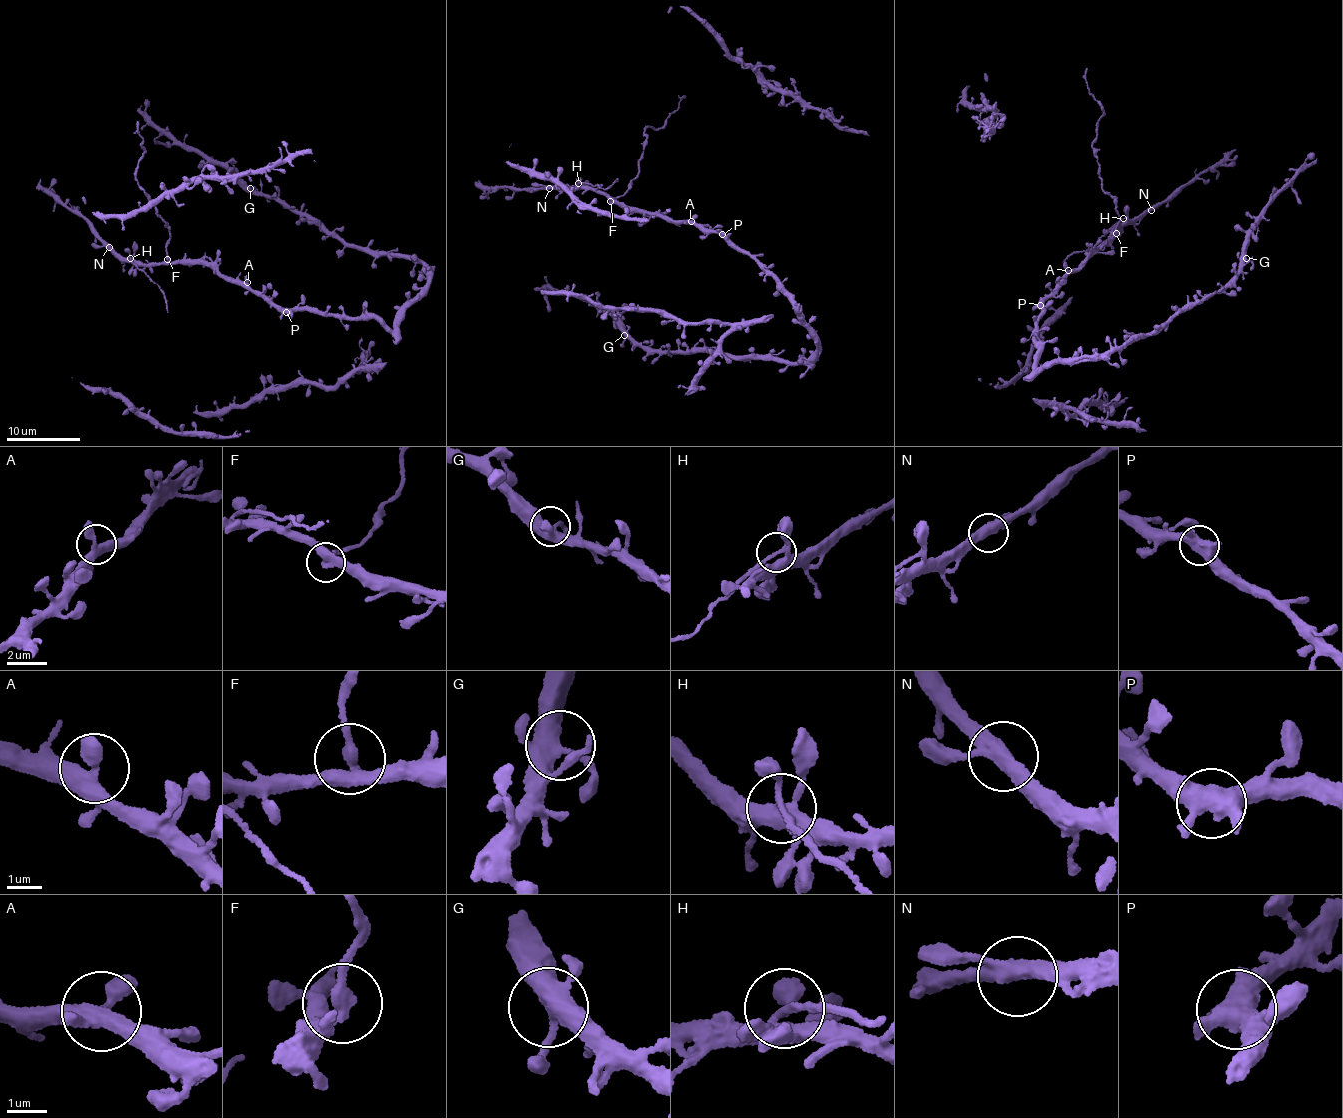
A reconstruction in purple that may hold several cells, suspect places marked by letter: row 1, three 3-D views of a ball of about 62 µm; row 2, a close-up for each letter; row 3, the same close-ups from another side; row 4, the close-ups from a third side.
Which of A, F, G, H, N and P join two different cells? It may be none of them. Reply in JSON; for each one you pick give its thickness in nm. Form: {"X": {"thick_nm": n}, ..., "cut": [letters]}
{"F": {"thick_nm": 300}, "H": {"thick_nm": 220}, "cut": ["F", "H"]}

